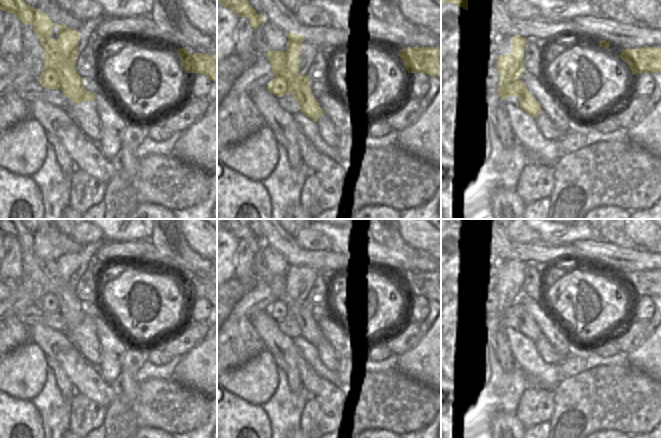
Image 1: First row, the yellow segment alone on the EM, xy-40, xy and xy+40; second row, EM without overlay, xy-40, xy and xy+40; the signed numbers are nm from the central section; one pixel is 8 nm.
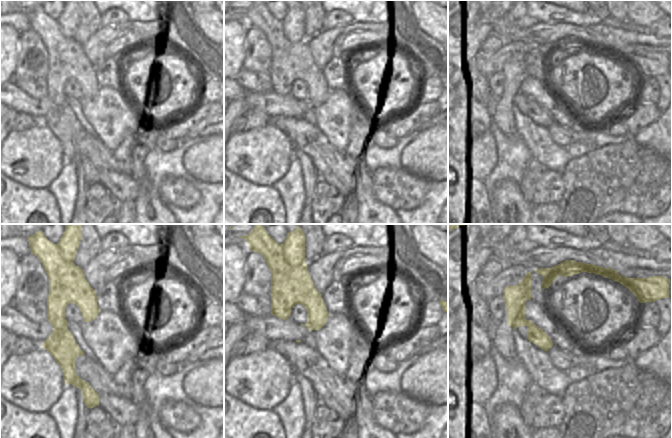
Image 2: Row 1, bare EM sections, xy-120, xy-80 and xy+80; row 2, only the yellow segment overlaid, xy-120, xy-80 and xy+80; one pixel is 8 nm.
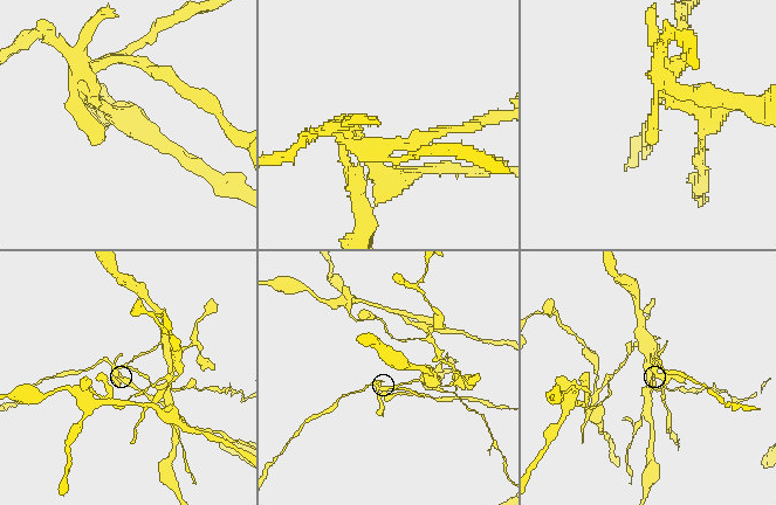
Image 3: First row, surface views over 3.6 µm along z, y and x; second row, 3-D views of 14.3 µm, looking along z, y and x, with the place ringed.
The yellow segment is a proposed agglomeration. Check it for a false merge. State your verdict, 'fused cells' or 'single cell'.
fused cells

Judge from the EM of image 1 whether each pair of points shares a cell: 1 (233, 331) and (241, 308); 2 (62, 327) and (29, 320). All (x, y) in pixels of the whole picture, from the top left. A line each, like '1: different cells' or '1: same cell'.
1: different cells
2: same cell

